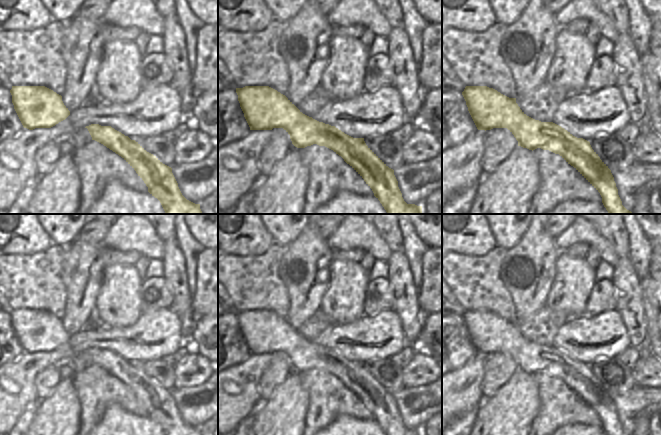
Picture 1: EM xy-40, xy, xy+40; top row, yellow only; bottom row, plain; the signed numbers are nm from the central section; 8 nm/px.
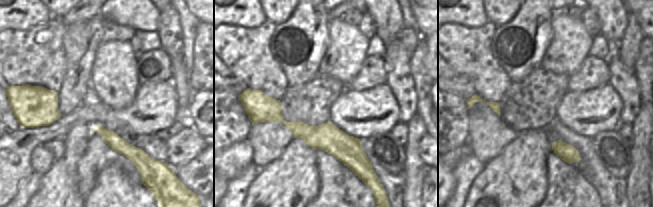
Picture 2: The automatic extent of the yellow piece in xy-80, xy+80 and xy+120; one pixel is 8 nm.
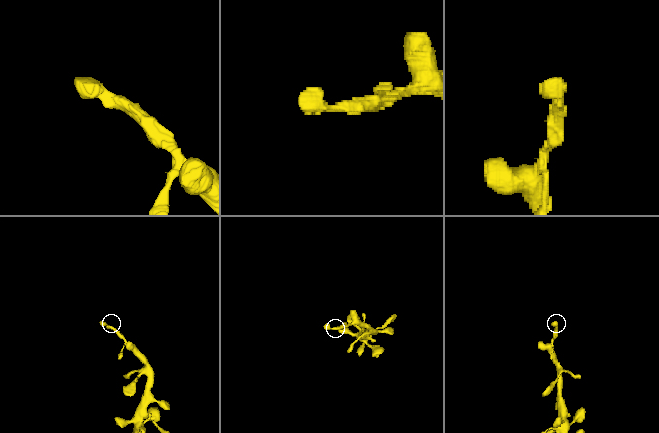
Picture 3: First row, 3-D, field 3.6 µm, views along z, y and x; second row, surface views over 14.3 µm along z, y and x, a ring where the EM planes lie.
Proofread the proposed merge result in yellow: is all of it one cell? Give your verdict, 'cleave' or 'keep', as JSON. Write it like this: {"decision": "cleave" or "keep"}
{"decision": "keep"}

